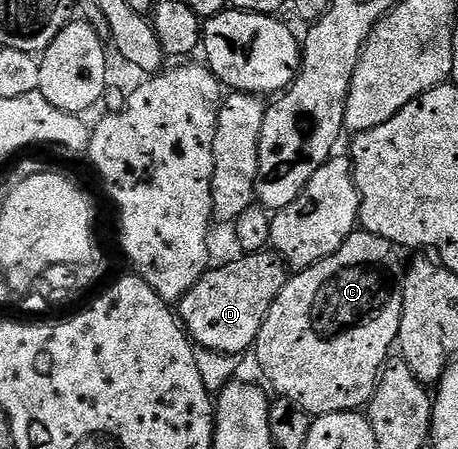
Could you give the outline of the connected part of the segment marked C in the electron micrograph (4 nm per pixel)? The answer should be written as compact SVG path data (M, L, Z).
M364 230L353 232L335 254L323 258L315 266L300 269L285 281L279 298L265 315L257 335L257 364L269 379L268 387L278 397L299 402L303 410L316 418L336 412L364 409L373 399L381 370L394 351L399 322L403 318L405 269L397 257L398 249L389 240Z

